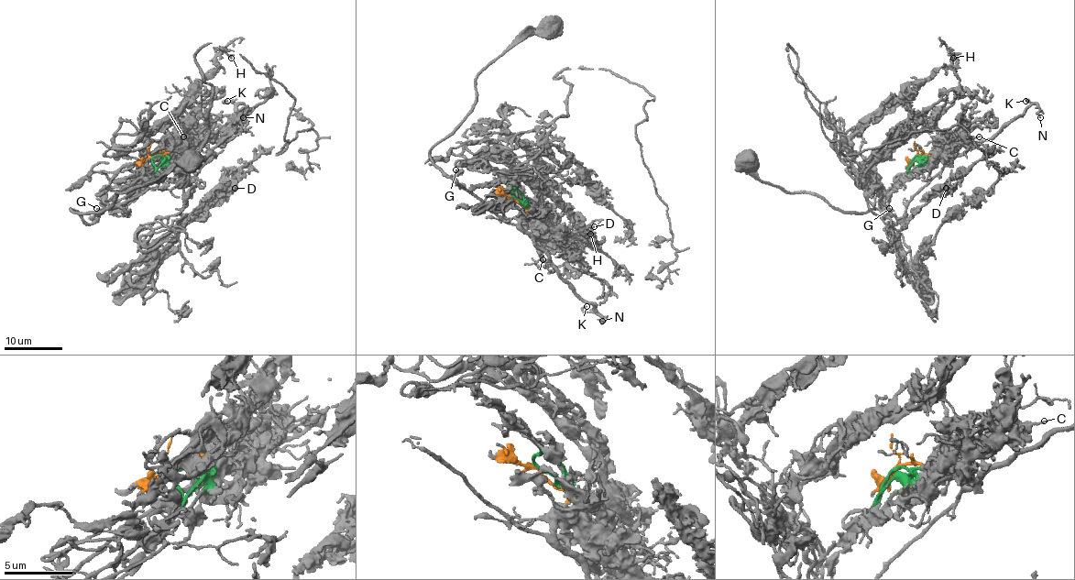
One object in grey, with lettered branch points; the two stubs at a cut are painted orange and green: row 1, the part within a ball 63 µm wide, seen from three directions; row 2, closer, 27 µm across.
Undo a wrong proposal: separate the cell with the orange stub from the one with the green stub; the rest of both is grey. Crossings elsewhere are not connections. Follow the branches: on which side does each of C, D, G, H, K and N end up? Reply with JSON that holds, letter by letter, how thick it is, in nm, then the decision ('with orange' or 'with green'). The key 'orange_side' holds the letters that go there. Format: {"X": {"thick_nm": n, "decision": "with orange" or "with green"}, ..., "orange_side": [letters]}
{"C": {"thick_nm": 140, "decision": "with orange"}, "D": {"thick_nm": 200, "decision": "with green"}, "G": {"thick_nm": 190, "decision": "with orange"}, "H": {"thick_nm": 90, "decision": "with green"}, "K": {"thick_nm": 160, "decision": "with orange"}, "N": {"thick_nm": 130, "decision": "with orange"}, "orange_side": ["C", "G", "K", "N"]}

